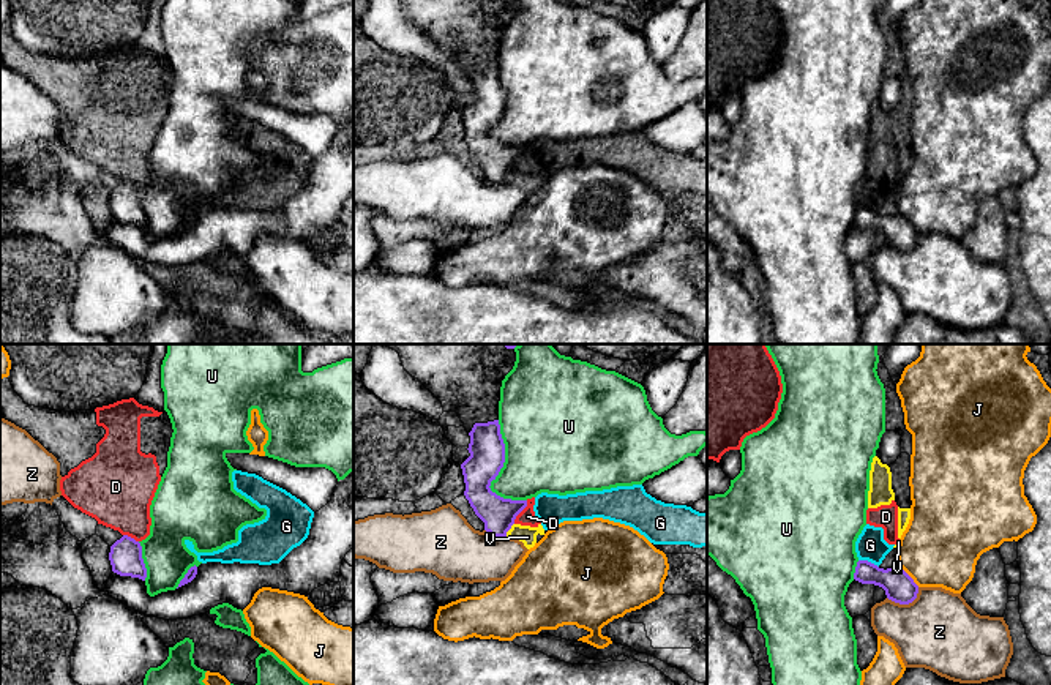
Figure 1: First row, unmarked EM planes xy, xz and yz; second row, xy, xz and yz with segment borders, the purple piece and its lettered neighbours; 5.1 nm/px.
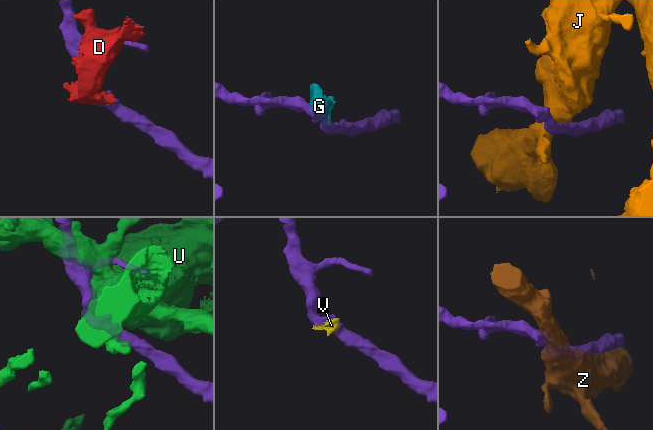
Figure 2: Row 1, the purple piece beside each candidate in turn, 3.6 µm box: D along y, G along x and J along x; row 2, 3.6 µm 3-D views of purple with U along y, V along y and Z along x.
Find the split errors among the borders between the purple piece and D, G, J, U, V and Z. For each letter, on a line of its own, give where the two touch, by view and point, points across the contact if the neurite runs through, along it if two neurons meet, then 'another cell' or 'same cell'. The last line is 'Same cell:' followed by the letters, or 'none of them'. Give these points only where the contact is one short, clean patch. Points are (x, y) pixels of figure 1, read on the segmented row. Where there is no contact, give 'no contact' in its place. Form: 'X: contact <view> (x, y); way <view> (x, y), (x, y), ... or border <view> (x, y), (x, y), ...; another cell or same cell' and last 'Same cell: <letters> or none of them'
D: contact xz (521, 510); another cell
G: contact yz (867, 561); border yz (859, 559), (867, 559), (878, 567); another cell
J: contact yz (909, 576); another cell
U: contact xz (499, 471); another cell
V: contact xz (510, 527); border xz (513, 523), (505, 535); another cell
Z: contact yz (906, 603); another cell
Same cell: none of them

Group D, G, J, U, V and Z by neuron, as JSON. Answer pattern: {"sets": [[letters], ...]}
{"sets": [["D", "G", "V"], ["J"], ["U"], ["Z"]]}

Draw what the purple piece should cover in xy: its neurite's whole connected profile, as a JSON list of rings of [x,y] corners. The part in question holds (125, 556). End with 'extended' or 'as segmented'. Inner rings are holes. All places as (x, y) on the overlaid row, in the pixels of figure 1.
[[[123,535],[110,546],[109,560],[112,571],[145,581],[147,568],[142,559],[142,546],[134,538]]]; as segmented

